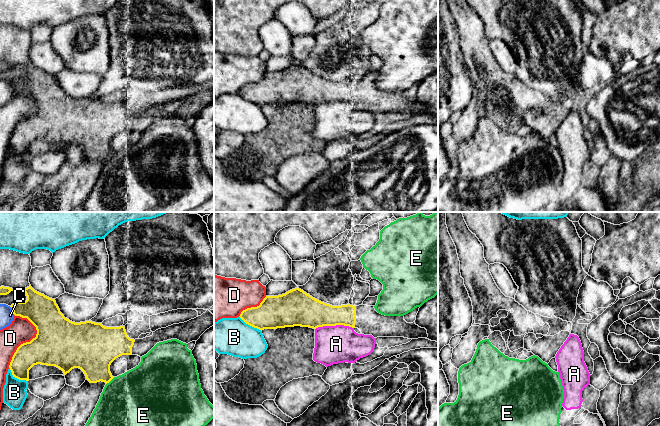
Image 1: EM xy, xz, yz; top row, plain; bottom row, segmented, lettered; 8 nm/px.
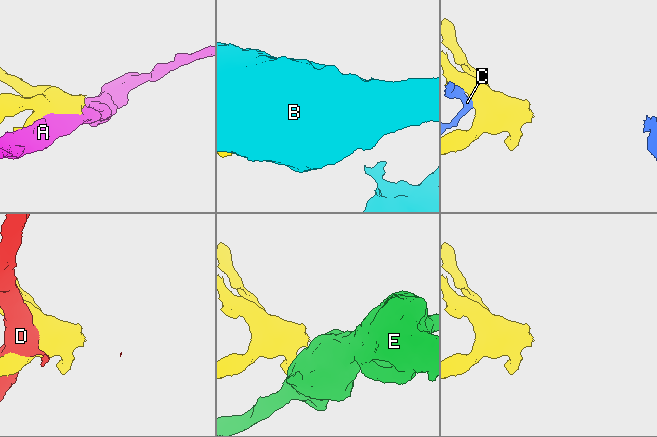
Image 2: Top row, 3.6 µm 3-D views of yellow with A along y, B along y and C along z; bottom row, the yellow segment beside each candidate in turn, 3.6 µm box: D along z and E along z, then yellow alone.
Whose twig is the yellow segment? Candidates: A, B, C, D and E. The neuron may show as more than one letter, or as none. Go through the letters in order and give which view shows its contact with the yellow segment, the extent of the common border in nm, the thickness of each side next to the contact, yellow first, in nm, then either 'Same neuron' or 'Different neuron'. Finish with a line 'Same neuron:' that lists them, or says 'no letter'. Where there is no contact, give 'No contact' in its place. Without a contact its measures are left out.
A: Touches yellow in xz. Shared border 320 nm. Thickness 240 nm (yellow) against 300 nm. Different neuron
B: Touches yellow in xy. Shared border 190 nm. Thickness 200 nm (yellow) against 190 nm. Different neuron
C: Touches yellow in xy. Shared border 80 nm. Thickness 260 nm (yellow) against 110 nm. Different neuron
D: Touches yellow in xy. Shared border 440 nm. Thickness 400 nm (yellow) against 200 nm. Different neuron
E: Touches yellow in xy. Shared border 90 nm. Thickness 320 nm (yellow) against 440 nm. Different neuron
Same neuron: no letter

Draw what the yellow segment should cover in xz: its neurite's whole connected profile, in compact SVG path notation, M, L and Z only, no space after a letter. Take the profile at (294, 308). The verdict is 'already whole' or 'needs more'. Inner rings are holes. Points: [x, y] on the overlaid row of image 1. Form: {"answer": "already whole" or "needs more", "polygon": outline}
{"answer": "needs more", "polygon": "M299 288L292 289L285 294L278 296L266 296L257 307L243 310L239 316L246 324L257 328L277 329L285 327L309 327L316 329L323 326L344 325L358 328L364 335L377 337L404 337L418 339L428 337L427 330L413 323L407 323L404 316L385 316L378 313L374 306L350 304L332 306L321 302Z"}

